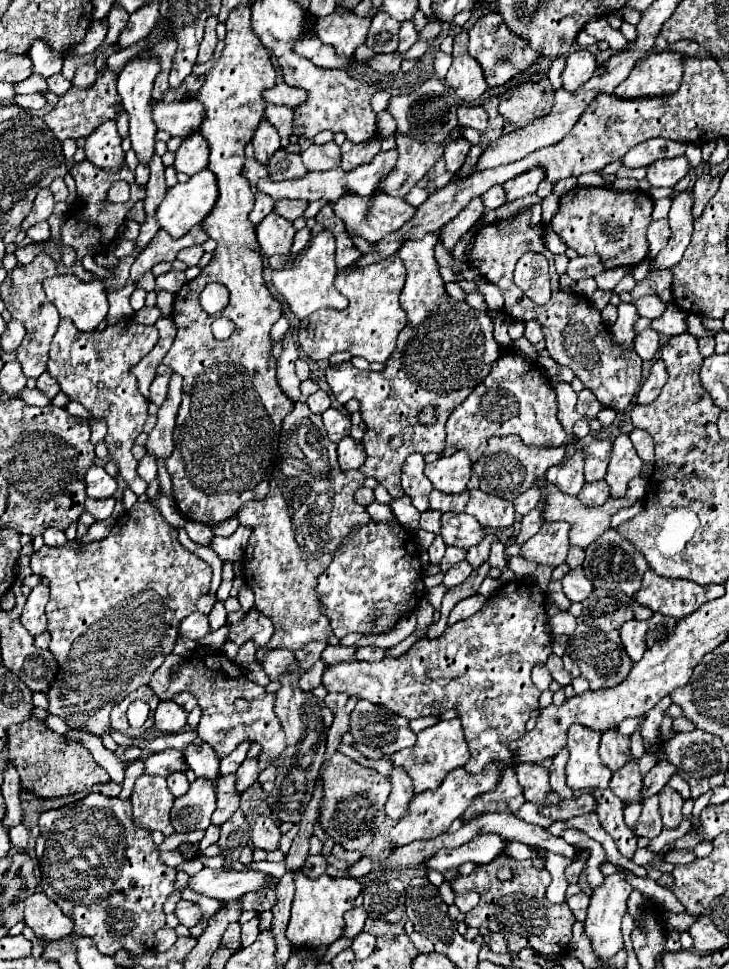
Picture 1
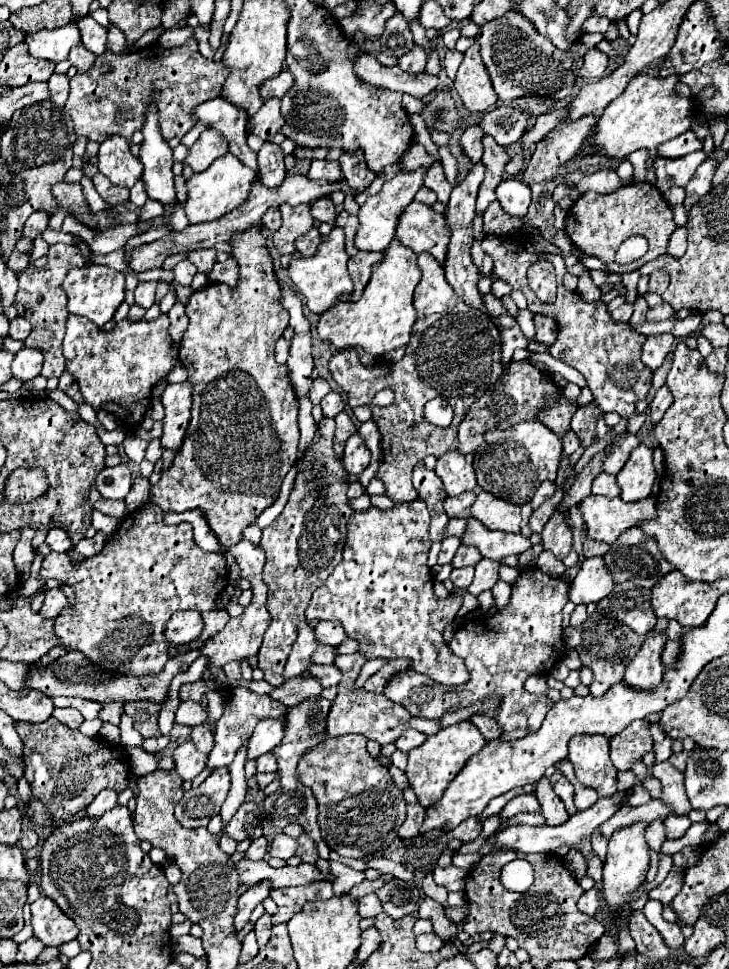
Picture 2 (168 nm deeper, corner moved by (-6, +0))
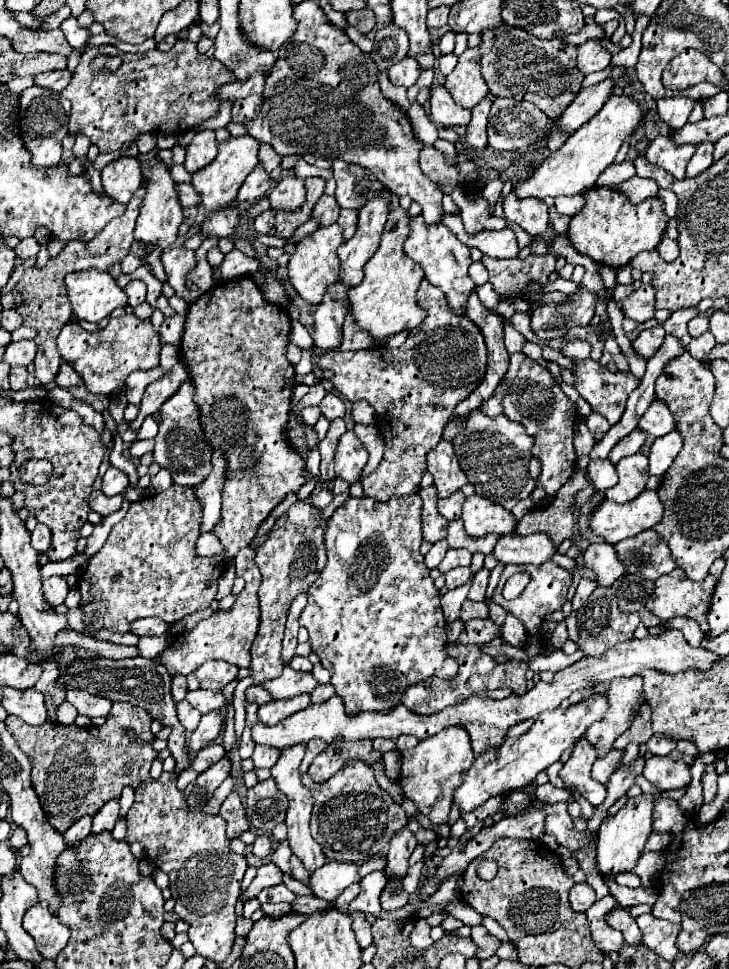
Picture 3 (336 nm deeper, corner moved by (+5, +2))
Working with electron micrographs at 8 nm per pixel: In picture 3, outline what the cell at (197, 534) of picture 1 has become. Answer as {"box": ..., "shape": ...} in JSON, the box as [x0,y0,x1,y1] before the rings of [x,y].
{"box":[158,547,262,675],"shape":[[[244,547],[236,557],[236,573],[246,581],[244,591],[236,597],[236,603],[228,611],[216,611],[208,619],[200,621],[192,631],[182,633],[176,637],[174,643],[170,643],[160,655],[158,661],[166,667],[170,675],[188,675],[196,667],[200,667],[204,661],[226,661],[236,667],[250,667],[250,647],[258,633],[260,623],[260,607],[258,607],[258,587],[262,583],[260,569],[254,561],[256,551],[252,547]]]}

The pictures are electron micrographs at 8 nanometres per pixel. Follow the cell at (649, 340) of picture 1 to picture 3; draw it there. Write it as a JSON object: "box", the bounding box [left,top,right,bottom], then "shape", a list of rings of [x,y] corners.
{"box":[632,325,666,359],"shape":[[[656,325],[652,329],[644,329],[634,341],[632,341],[632,347],[636,349],[636,353],[644,359],[650,359],[650,355],[654,355],[654,351],[658,351],[658,347],[662,345],[666,337],[666,331],[664,327]]]}

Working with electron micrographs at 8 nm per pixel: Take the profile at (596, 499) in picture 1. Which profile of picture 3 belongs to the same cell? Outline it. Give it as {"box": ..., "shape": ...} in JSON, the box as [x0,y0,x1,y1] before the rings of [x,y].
{"box":[588,459,618,491],"shape":[[[592,459],[588,463],[588,475],[598,491],[606,491],[618,483],[618,473],[610,459]]]}

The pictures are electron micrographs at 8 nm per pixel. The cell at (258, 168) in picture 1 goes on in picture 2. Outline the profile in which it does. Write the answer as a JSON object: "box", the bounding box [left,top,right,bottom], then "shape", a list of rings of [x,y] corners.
{"box":[193,97,259,177],"shape":[[[215,97],[211,101],[205,101],[193,109],[193,117],[201,123],[205,123],[211,129],[217,129],[229,143],[231,153],[251,167],[259,177],[259,165],[257,165],[257,153],[253,153],[247,145],[247,117],[241,113],[241,109],[233,109],[229,101],[221,101],[221,97]]]}

